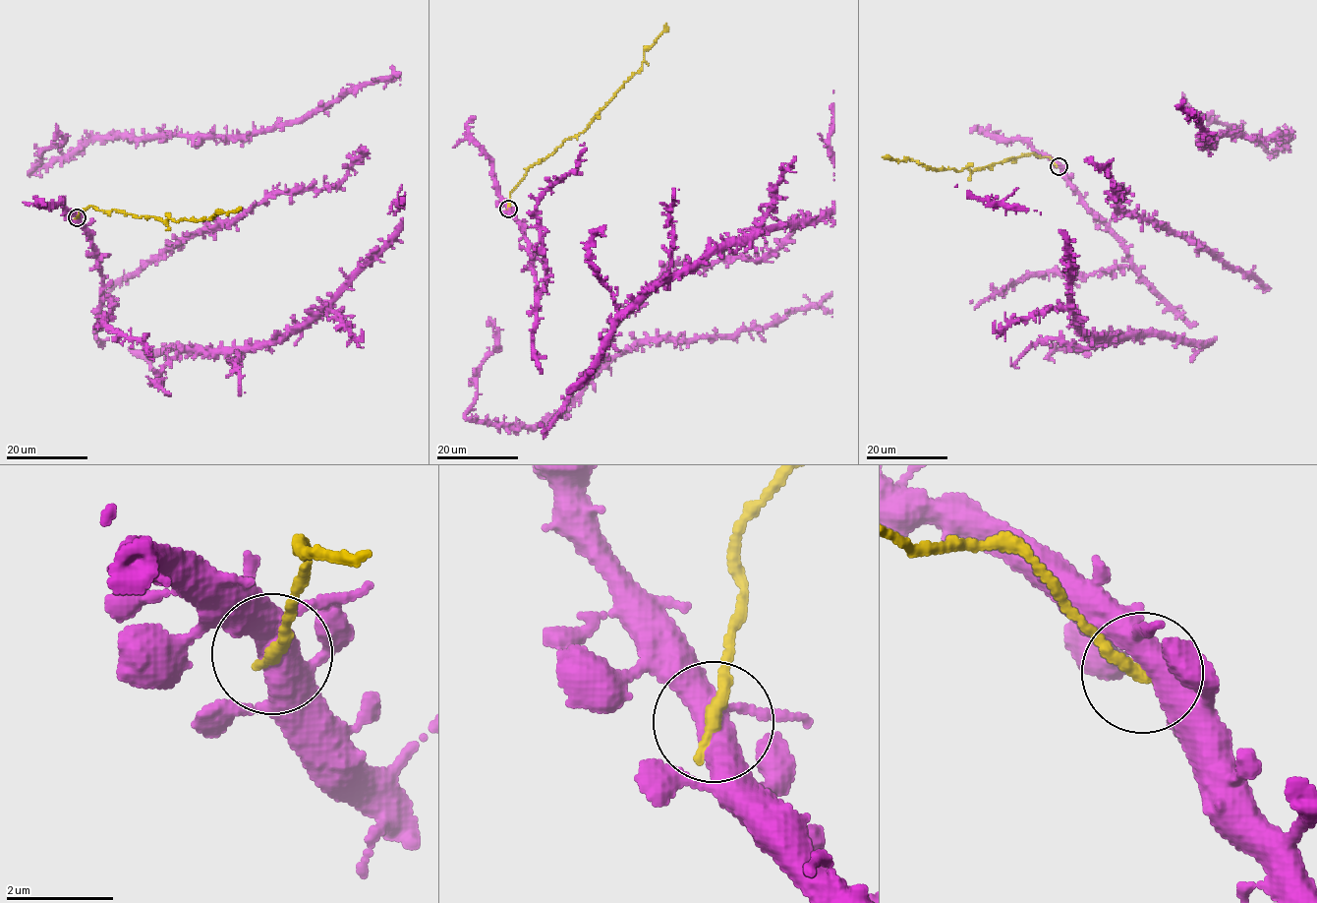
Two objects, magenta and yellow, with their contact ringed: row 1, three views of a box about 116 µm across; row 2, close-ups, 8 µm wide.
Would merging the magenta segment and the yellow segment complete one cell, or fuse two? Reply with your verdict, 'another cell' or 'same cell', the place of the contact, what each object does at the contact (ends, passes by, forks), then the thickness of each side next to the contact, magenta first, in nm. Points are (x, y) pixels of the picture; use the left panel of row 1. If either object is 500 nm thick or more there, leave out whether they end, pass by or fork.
another cell; at (77, 217); magenta forks there; yellow ends there; 480 nm thick on the magenta side, 280 nm on the other

